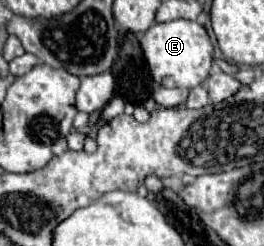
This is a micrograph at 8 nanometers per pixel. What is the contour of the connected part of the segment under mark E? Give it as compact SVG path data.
M173 20L165 24L153 24L139 36L143 56L149 64L149 72L159 86L165 88L195 88L209 76L213 62L213 46L203 26L191 20Z

